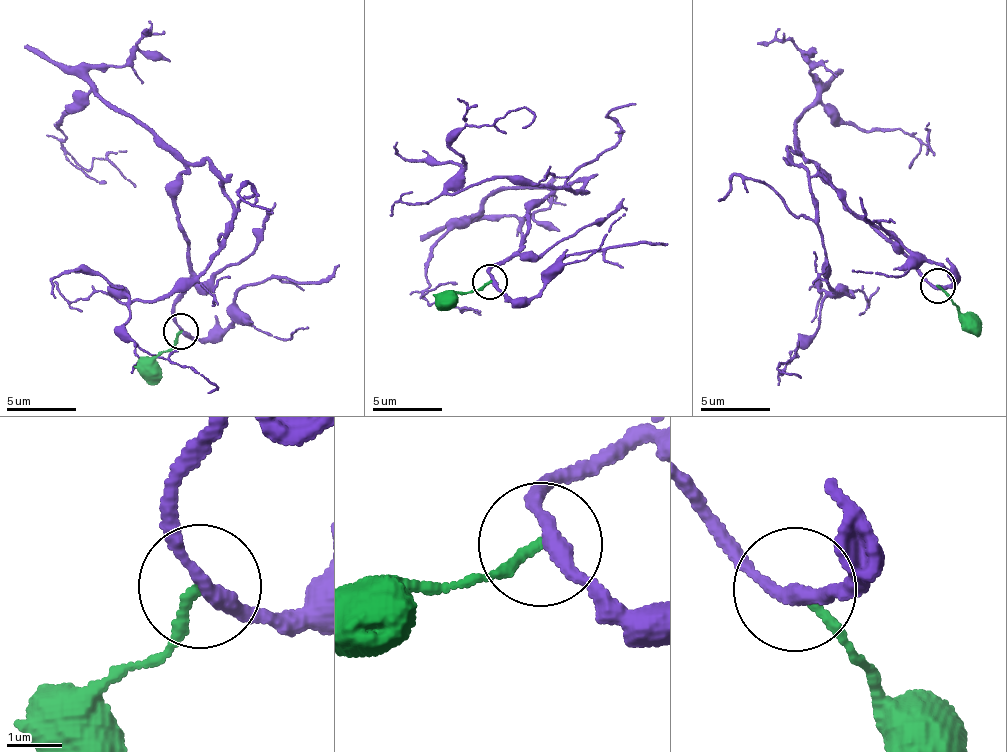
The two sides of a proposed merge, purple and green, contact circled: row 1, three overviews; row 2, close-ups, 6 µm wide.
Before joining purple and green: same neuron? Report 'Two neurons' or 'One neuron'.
Two neurons

